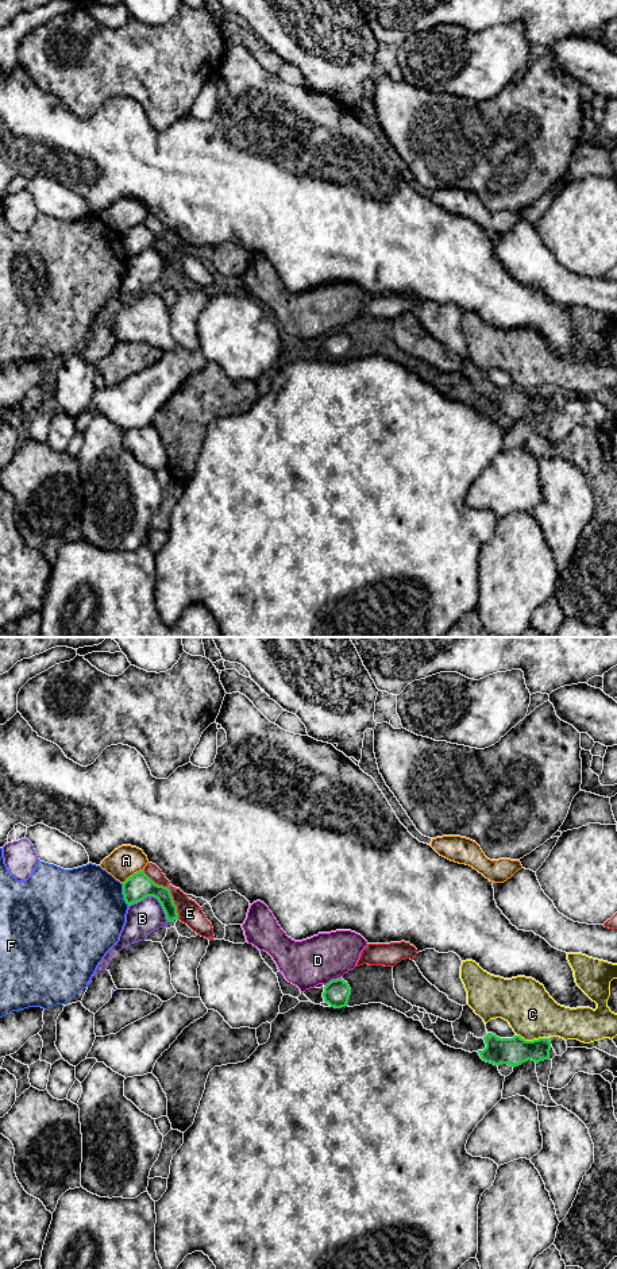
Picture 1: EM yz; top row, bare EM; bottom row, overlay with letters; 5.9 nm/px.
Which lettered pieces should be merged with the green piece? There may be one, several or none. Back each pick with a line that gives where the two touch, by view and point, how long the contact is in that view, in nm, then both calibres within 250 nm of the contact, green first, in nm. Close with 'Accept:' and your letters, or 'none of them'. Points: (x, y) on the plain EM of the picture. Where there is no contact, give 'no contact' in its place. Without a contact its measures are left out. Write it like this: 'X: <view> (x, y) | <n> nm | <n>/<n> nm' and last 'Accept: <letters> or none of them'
Accept: none of them

